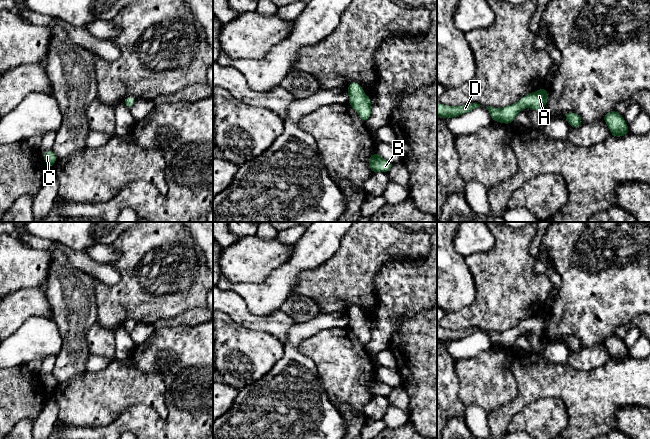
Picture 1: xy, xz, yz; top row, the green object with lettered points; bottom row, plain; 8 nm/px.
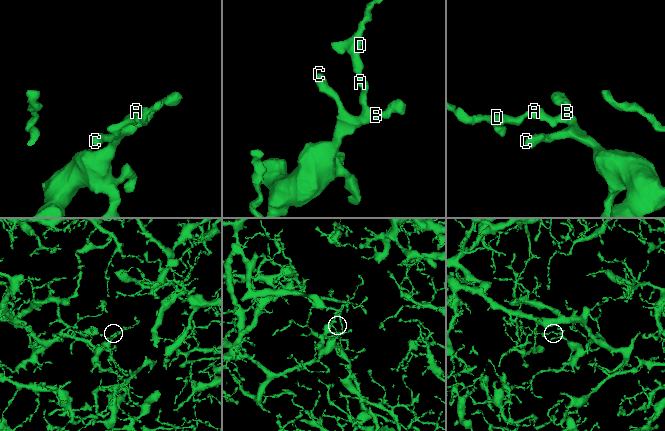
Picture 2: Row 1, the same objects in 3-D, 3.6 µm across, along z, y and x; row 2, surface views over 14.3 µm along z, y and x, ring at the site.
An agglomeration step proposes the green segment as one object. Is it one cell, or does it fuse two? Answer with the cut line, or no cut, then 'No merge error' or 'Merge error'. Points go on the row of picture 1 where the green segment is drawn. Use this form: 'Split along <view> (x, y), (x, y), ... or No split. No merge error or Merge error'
No split. No merge error

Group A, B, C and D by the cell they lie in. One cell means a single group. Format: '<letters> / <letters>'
A B C D

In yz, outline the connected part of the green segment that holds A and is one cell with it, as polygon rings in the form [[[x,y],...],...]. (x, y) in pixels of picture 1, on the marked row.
[[[542,88],[535,92],[526,94],[519,101],[510,104],[504,108],[494,108],[485,106],[489,111],[492,121],[511,124],[516,118],[517,114],[525,108],[531,108],[539,112],[543,112],[547,104],[548,92],[546,88]]]

